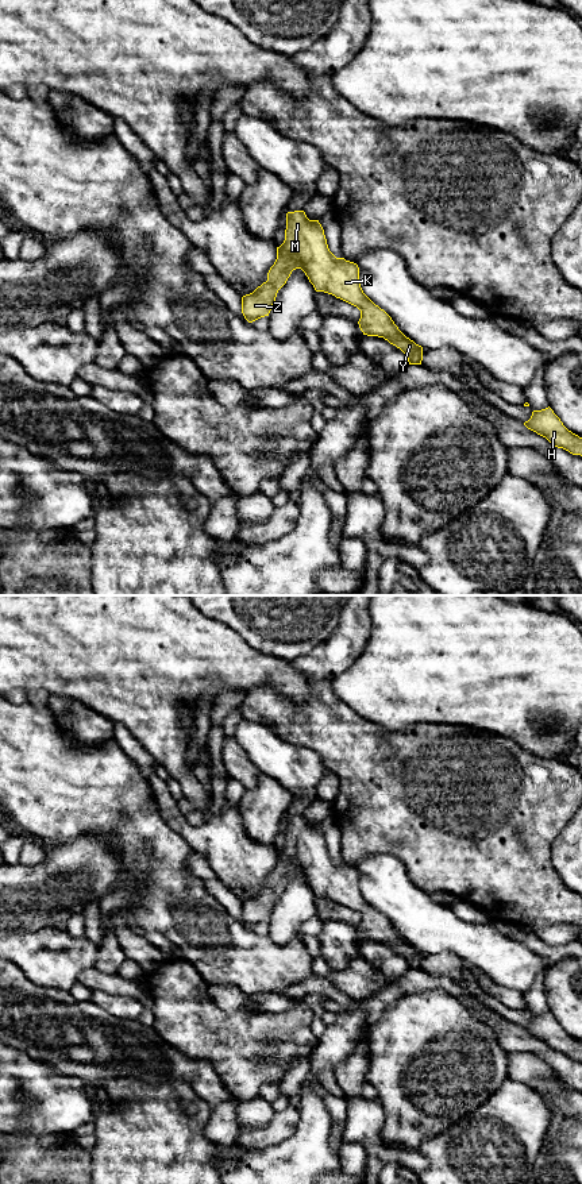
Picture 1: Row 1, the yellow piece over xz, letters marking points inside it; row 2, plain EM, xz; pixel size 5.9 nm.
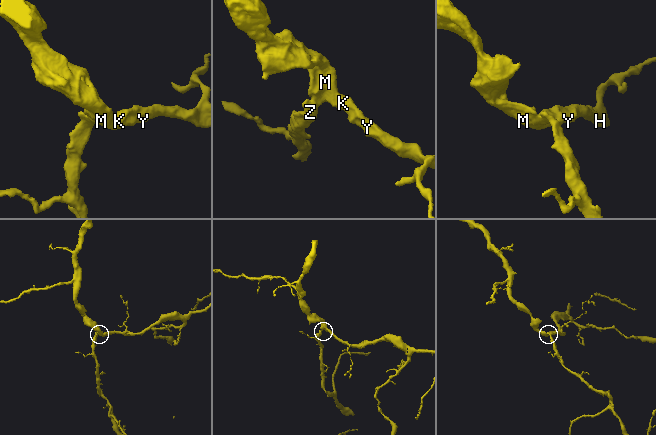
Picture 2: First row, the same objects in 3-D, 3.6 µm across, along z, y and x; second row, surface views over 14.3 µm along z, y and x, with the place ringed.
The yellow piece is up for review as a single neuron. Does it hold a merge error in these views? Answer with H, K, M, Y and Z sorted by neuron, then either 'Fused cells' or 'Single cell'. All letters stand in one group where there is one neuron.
Groups: H K M Y Z. Single cell

